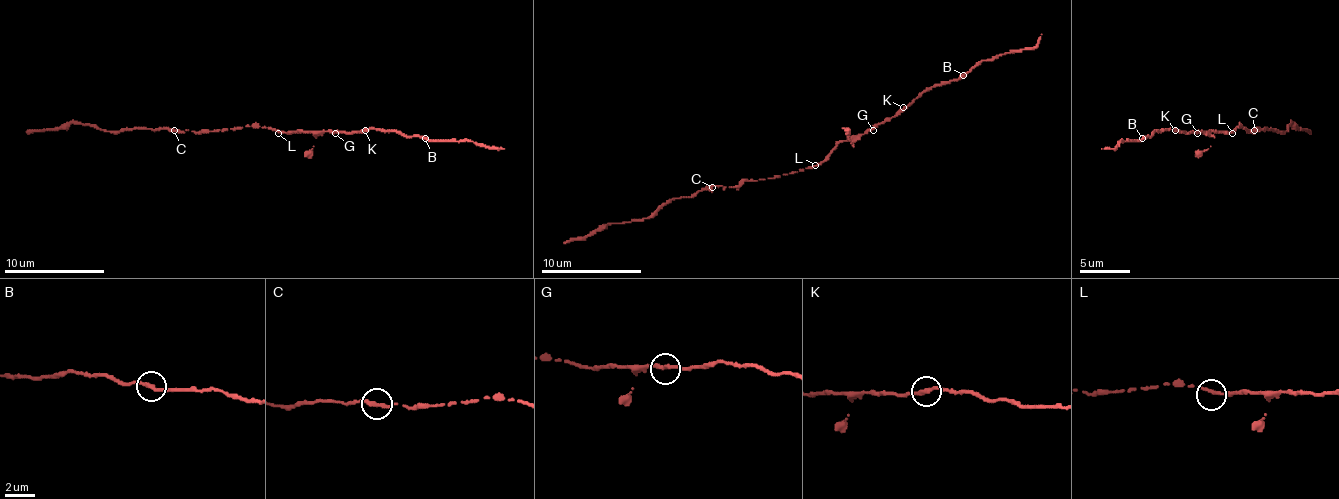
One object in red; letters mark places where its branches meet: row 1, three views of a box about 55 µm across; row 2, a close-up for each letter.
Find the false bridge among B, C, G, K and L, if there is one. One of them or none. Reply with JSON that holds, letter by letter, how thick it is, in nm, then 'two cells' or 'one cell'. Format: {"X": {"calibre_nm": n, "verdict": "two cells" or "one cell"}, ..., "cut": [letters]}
{"B": {"calibre_nm": 280, "verdict": "one cell"}, "C": {"calibre_nm": 300, "verdict": "one cell"}, "G": {"calibre_nm": 280, "verdict": "one cell"}, "K": {"calibre_nm": 300, "verdict": "one cell"}, "L": {"calibre_nm": 240, "verdict": "one cell"}, "cut": []}

